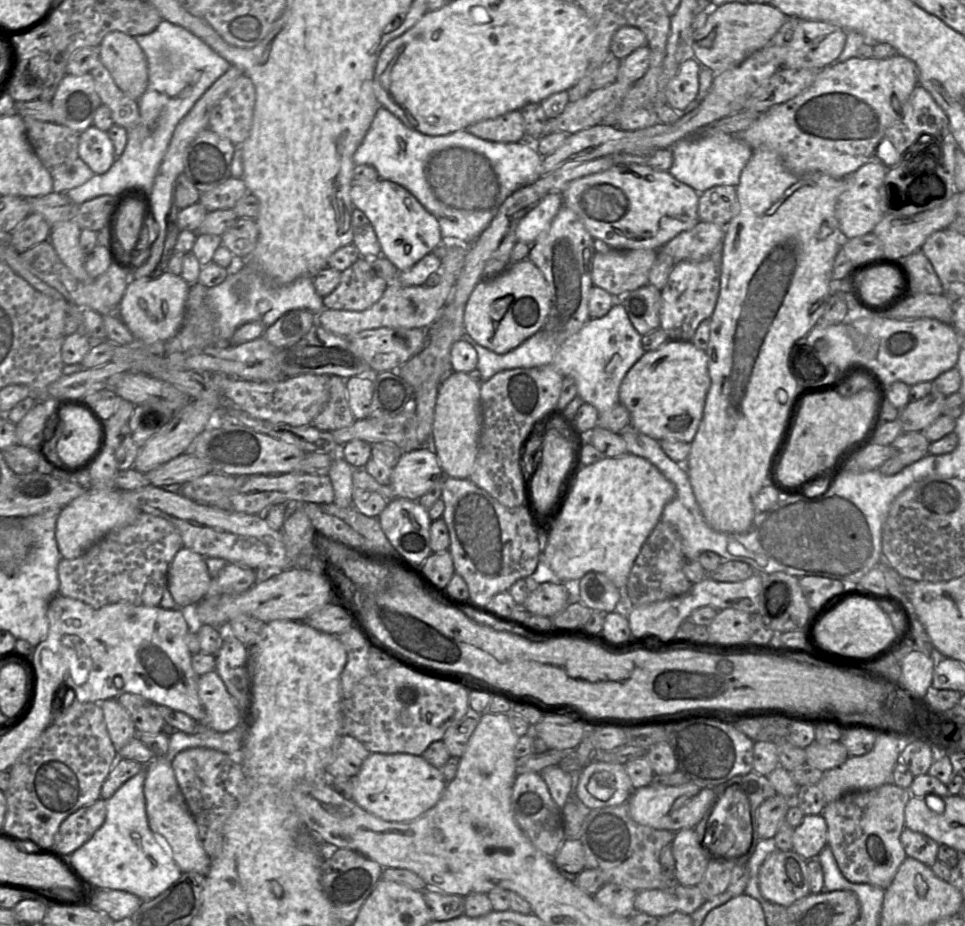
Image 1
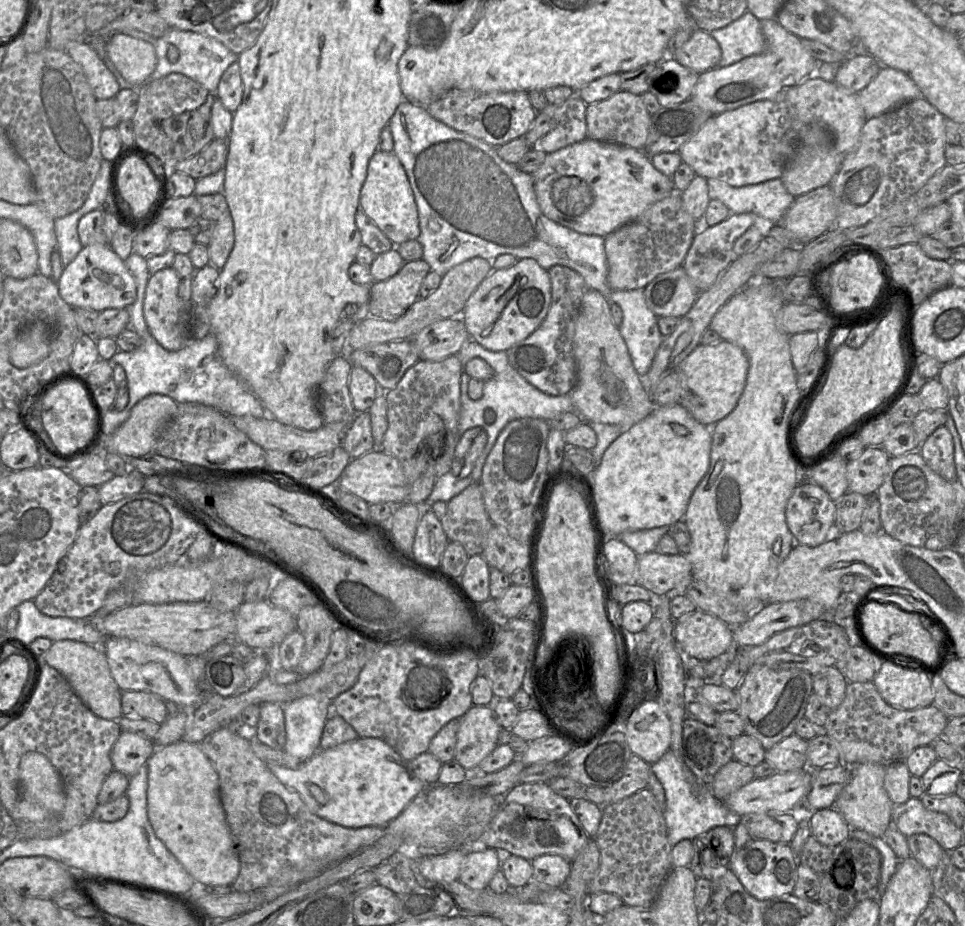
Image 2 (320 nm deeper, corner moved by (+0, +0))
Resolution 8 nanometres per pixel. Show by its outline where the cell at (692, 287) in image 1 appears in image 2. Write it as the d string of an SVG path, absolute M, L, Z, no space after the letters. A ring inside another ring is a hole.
M753 213L730 214L724 221L714 226L703 226L699 223L699 230L694 236L692 244L683 261L682 267L698 293L710 288L718 276L734 260L733 246L735 241L752 225L761 222Z

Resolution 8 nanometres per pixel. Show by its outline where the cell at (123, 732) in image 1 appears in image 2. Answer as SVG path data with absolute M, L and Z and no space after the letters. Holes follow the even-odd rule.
M122 731L111 750L113 768L132 777L147 764L155 750L153 739Z

